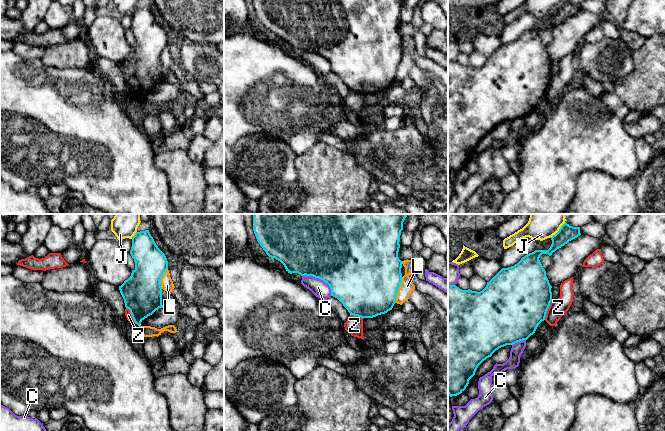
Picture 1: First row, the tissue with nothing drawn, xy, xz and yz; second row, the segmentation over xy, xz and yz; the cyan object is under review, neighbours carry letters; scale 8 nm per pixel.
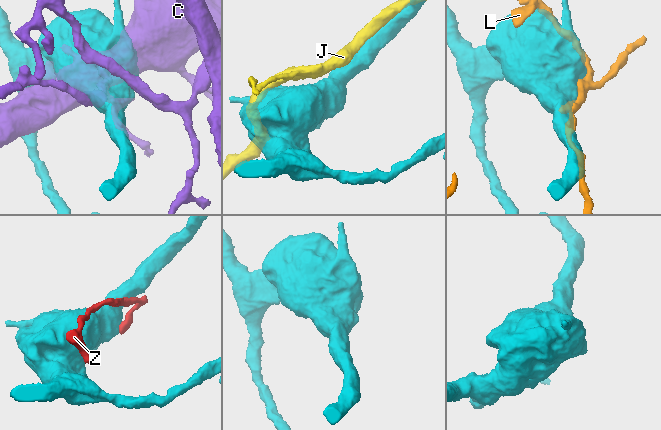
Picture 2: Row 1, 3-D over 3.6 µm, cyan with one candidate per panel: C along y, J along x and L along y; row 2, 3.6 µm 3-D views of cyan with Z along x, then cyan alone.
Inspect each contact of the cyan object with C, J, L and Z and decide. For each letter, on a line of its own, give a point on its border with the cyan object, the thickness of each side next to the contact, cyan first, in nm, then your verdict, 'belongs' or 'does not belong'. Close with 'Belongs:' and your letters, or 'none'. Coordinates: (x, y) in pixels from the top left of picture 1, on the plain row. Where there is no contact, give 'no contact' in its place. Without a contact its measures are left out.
C: meets cyan in xz at (320, 54); 500 nm thick on the cyan side, 140 nm on the other; does not belong
J: meets cyan in yz at (557, 8); 140 nm thick on the cyan side, 130 nm on the other; does not belong
L: meets cyan in xz at (397, 66); 500 nm thick on the cyan side, 110 nm on the other; does not belong
Z: meets cyan in yz at (547, 85); 500 nm thick on the cyan side, 140 nm on the other; does not belong
Belongs: none

